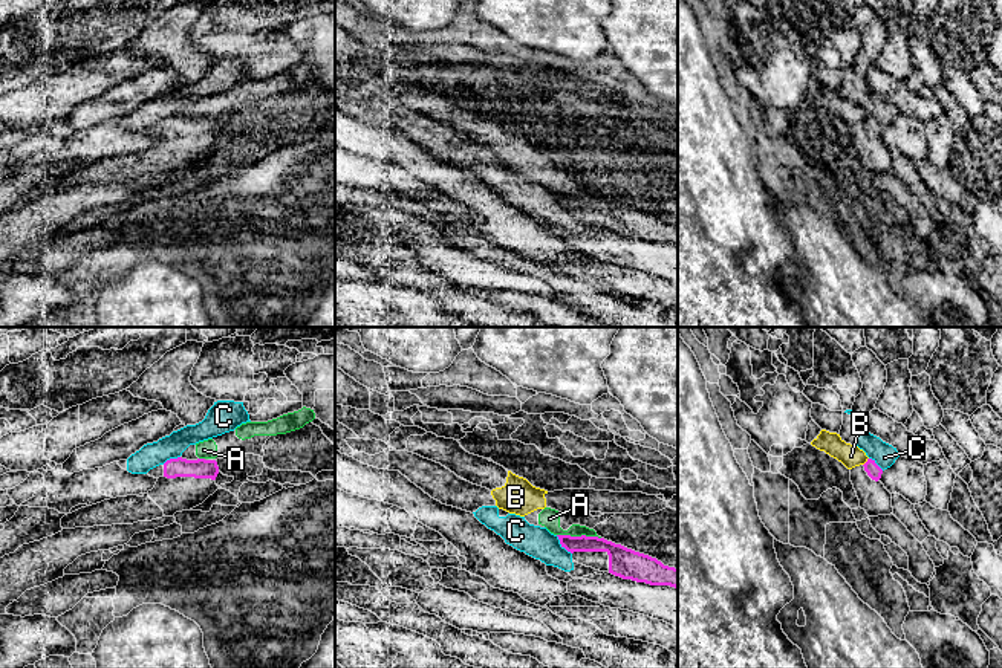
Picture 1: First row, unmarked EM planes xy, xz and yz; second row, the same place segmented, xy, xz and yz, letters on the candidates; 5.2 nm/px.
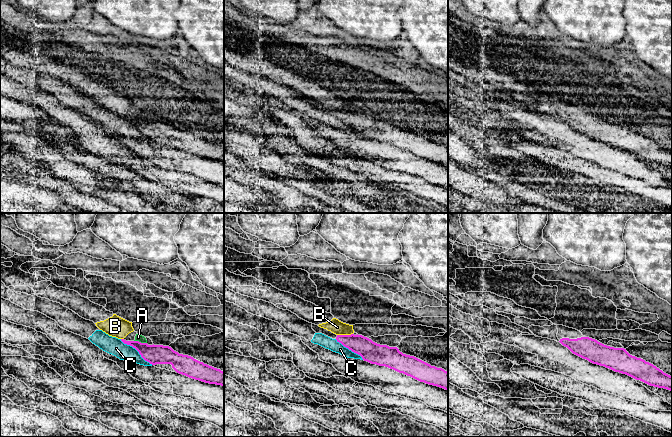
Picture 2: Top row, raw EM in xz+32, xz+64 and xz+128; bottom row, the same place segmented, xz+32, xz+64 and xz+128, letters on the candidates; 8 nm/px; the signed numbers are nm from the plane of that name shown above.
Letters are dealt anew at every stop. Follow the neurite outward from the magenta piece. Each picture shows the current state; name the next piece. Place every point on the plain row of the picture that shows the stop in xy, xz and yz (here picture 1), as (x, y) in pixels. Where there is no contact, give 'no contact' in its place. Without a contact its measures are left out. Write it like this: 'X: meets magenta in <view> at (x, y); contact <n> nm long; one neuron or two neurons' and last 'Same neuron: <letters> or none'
A: meets magenta in xz at (579, 194); contact 240 nm long; two neurons
B: meets magenta in yz at (866, 119); contact 50 nm long; two neurons
C: meets magenta in xz at (562, 202); contact 130 nm long; two neurons
Same neuron: none

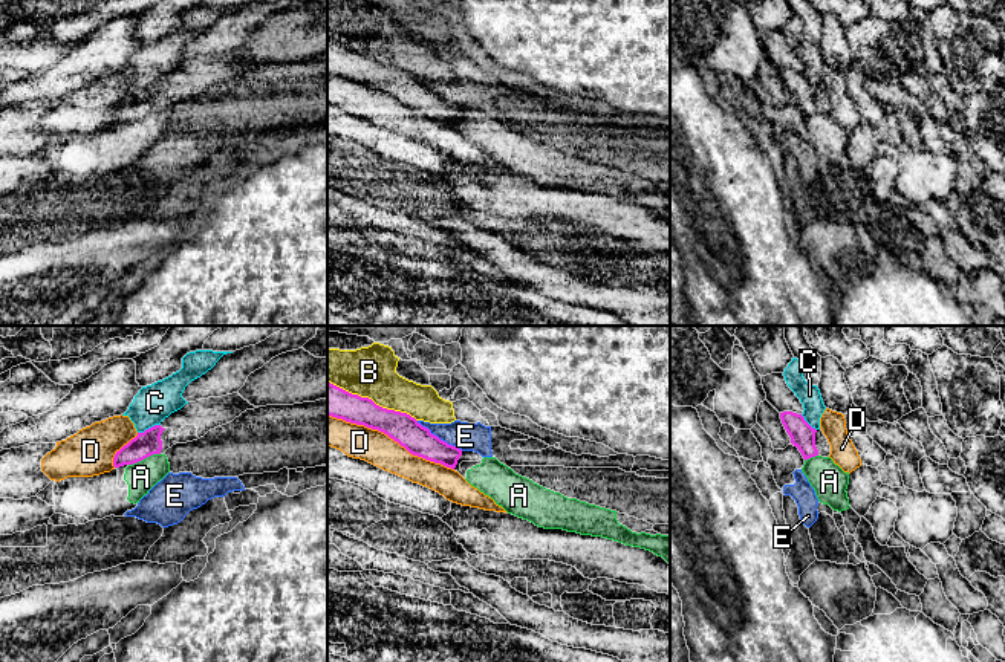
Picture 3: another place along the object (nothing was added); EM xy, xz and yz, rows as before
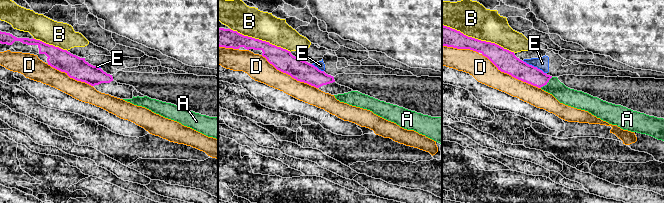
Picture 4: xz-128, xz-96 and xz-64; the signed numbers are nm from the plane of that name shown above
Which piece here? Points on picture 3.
A: meets magenta in xy at (144, 115); contact 180 nm long; two neurons
B: meets magenta in xz at (370, 57); contact 500 nm long; two neurons
C: meets magenta in xy at (149, 86); contact 130 nm long; two neurons
D: meets magenta in xz at (390, 95); contact 700 nm long; two neurons
E: meets magenta in xz at (438, 95); contact 300 nm long; two neurons
Same neuron: none

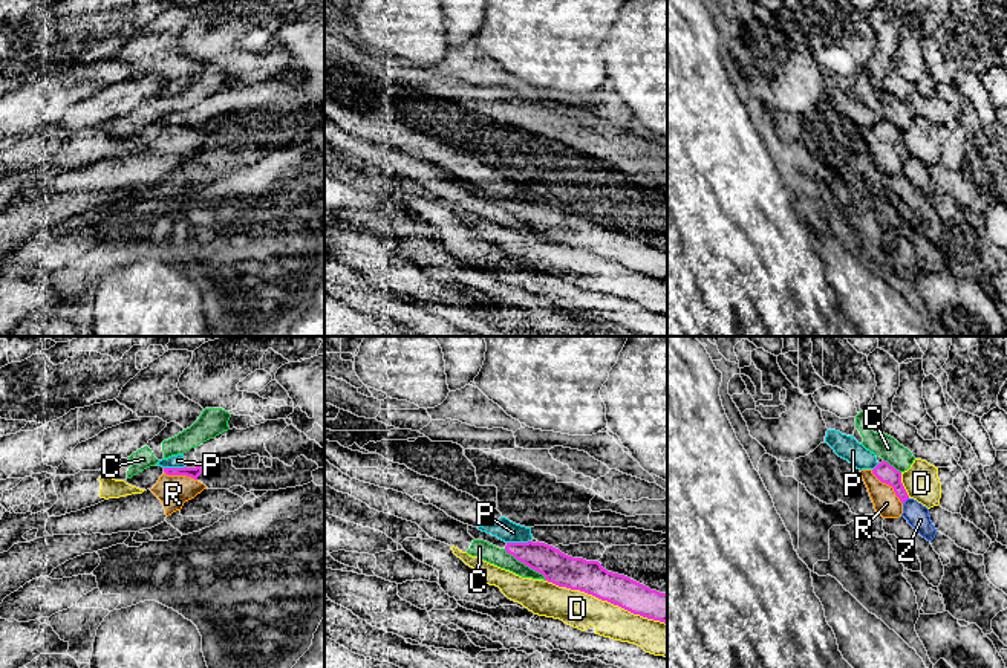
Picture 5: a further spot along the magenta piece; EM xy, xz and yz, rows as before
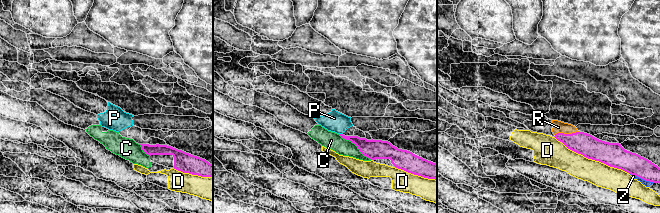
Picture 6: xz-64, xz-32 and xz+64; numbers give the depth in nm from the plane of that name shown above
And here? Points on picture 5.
C: meets magenta in xz at (525, 222); contact 280 nm long; two neurons
D: meets magenta in xz at (606, 257); contact 650 nm long; two neurons
P: meets magenta in xz at (518, 201); contact 130 nm long; two neurons
R: meets magenta in yz at (889, 142); contact 240 nm long; one neuron
Z: meets magenta in yz at (906, 156); contact 50 nm long; two neurons
Same neuron: R

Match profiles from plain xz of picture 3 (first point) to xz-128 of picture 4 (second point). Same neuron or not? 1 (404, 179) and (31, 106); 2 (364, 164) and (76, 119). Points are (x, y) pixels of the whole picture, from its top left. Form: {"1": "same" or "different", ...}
{"1": "same", "2": "same"}

